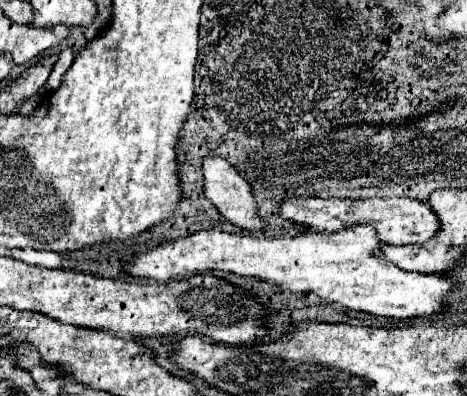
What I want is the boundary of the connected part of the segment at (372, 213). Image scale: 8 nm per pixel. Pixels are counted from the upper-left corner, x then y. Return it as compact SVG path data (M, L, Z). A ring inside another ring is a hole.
M384 197L384 199L282 199L280 215L288 221L308 225L320 231L338 231L348 225L370 225L376 229L378 237L388 245L414 245L424 243L432 235L438 233L438 219L426 207L426 203L410 199L410 197Z

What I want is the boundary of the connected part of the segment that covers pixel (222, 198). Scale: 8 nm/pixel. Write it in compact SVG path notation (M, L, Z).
M212 155L204 157L202 173L204 173L204 195L220 211L222 217L226 217L230 223L248 231L256 231L258 227L262 227L262 223L258 223L256 201L252 197L250 185L240 177L240 173L226 159L212 157Z

